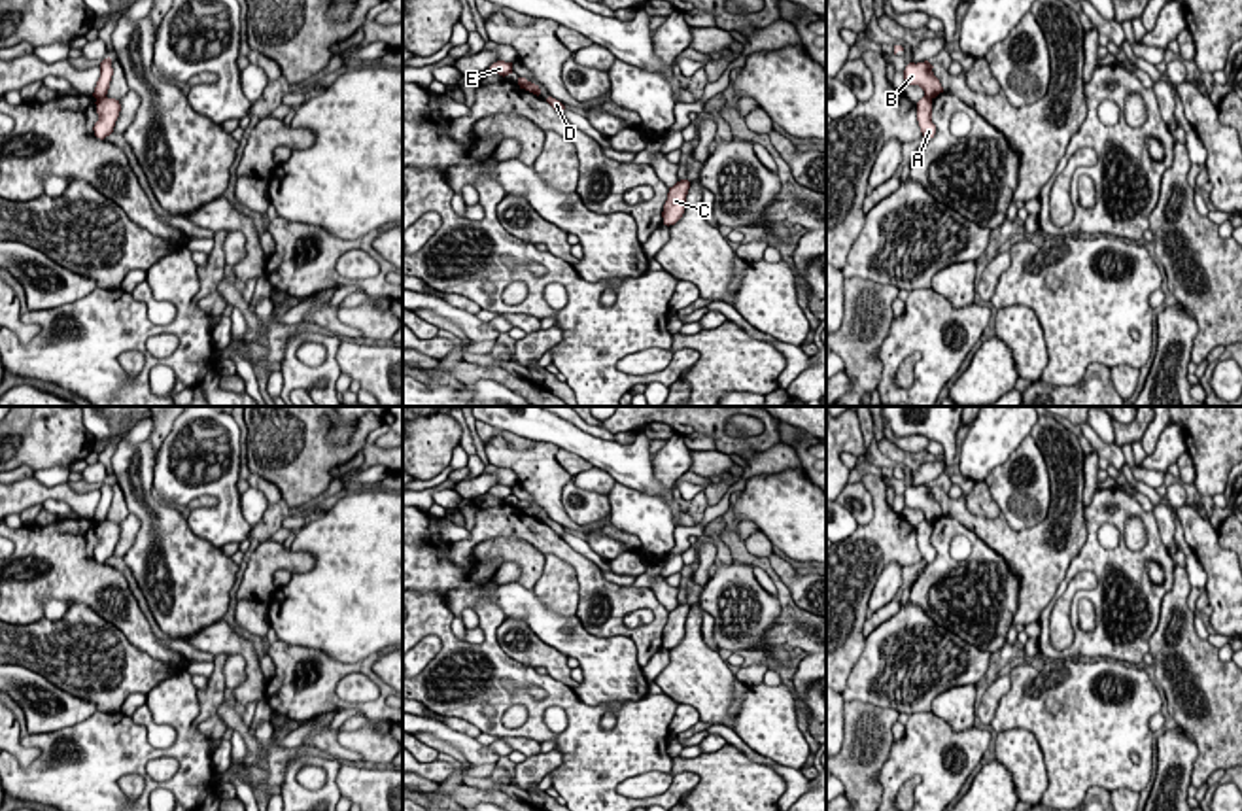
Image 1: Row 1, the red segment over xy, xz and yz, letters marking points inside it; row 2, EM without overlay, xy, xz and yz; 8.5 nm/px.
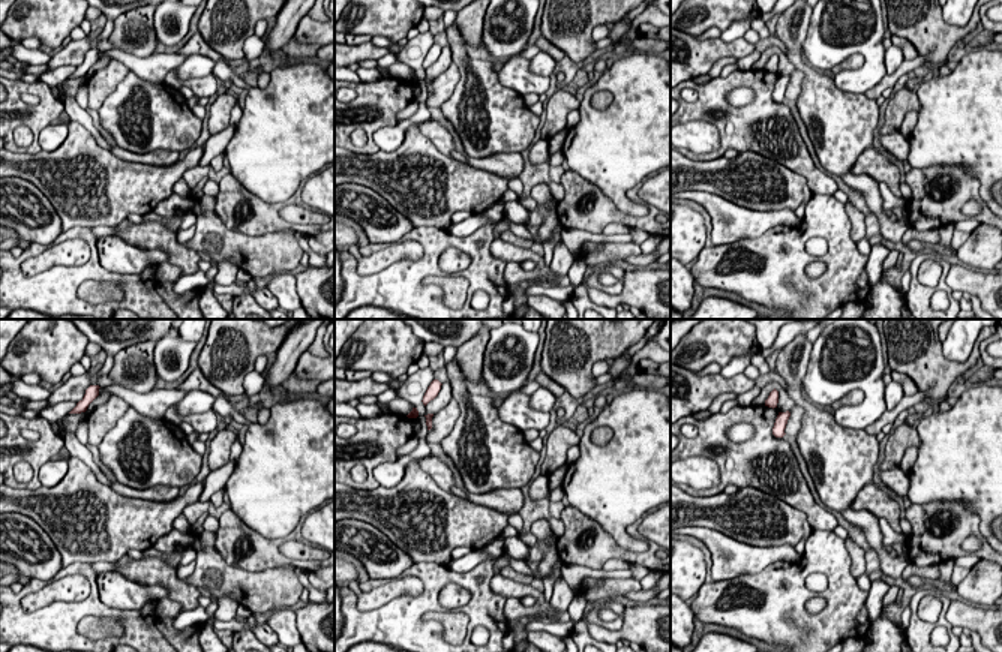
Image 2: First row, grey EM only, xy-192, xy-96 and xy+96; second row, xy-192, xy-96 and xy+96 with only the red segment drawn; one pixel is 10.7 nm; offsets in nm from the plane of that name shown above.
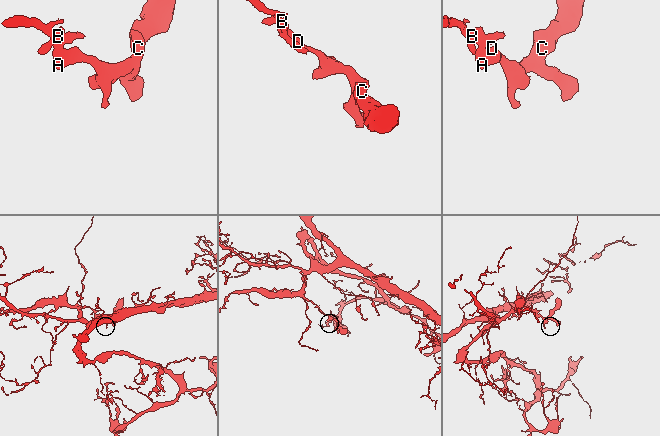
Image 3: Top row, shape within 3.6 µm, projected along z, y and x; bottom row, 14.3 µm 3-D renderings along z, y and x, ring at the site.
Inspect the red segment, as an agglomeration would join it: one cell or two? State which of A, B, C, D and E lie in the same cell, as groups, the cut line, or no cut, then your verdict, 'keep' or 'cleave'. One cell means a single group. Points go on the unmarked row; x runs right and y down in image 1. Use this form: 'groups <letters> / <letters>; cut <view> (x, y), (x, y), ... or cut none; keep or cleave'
groups A C D / B E; cut xy (106, 520), (97, 522); cleave

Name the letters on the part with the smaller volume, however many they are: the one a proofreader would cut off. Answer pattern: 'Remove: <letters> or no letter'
Remove: A, C, D

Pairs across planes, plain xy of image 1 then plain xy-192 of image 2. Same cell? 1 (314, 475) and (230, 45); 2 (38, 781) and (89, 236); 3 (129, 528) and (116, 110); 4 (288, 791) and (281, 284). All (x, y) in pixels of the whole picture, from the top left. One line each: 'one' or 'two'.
1: one
2: one
3: two
4: one

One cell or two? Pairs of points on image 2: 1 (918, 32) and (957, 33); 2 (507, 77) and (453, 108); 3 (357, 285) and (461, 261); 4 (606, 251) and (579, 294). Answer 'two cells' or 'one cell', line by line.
1: one cell
2: two cells
3: two cells
4: two cells

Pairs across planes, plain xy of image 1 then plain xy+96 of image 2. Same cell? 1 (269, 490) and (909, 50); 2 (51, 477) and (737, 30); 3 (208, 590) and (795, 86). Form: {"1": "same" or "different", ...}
{"1": "same", "2": "same", "3": "different"}

